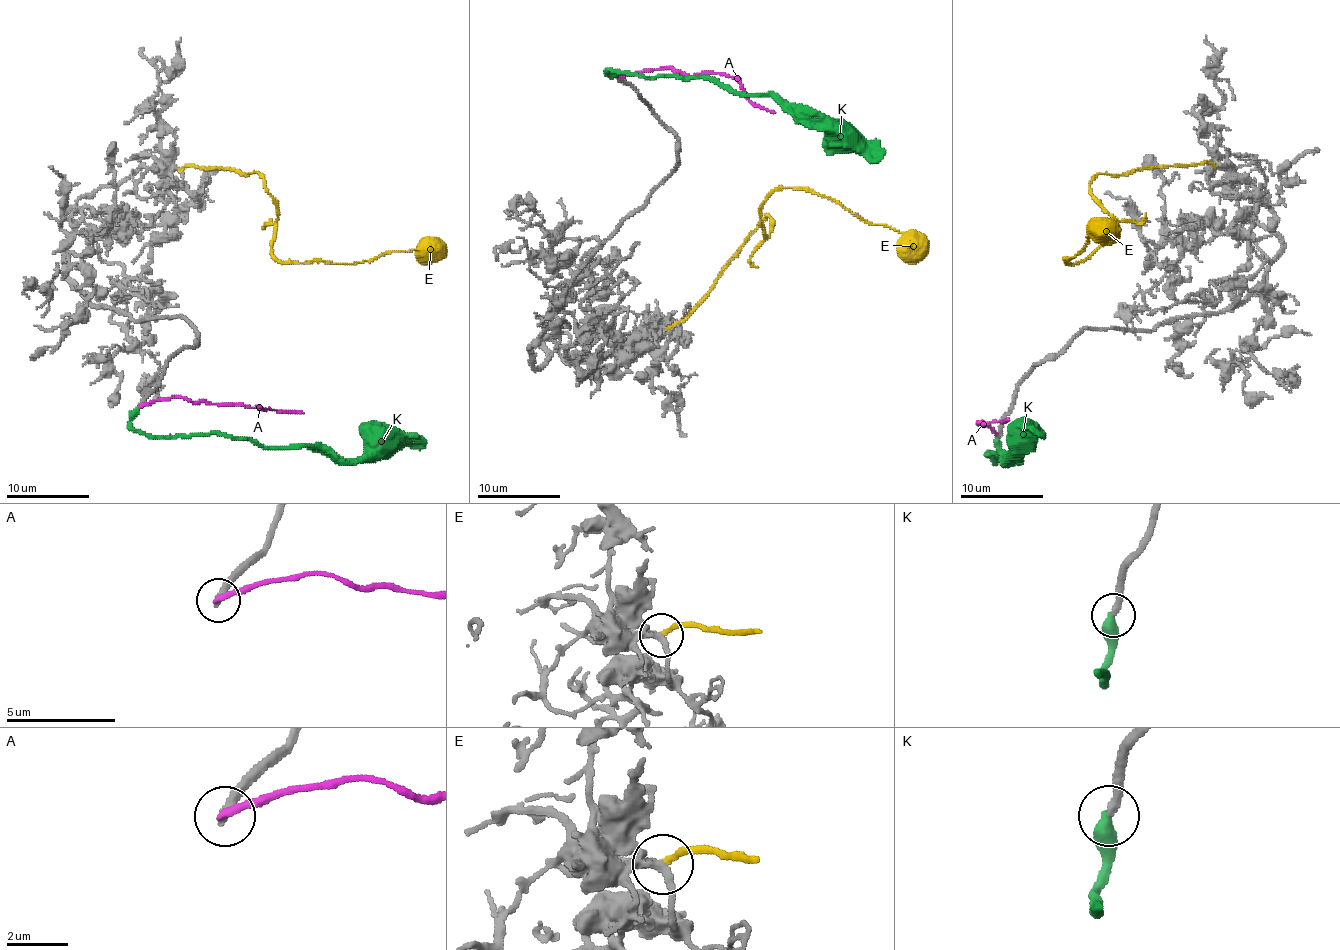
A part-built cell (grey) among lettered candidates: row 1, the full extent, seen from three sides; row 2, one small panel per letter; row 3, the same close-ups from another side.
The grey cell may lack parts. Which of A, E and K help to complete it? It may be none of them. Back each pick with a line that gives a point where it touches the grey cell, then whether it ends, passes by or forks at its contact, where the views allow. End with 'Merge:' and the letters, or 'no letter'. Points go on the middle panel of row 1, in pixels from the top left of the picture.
K: meets grey at (617, 77); it ends there
Merge: K

